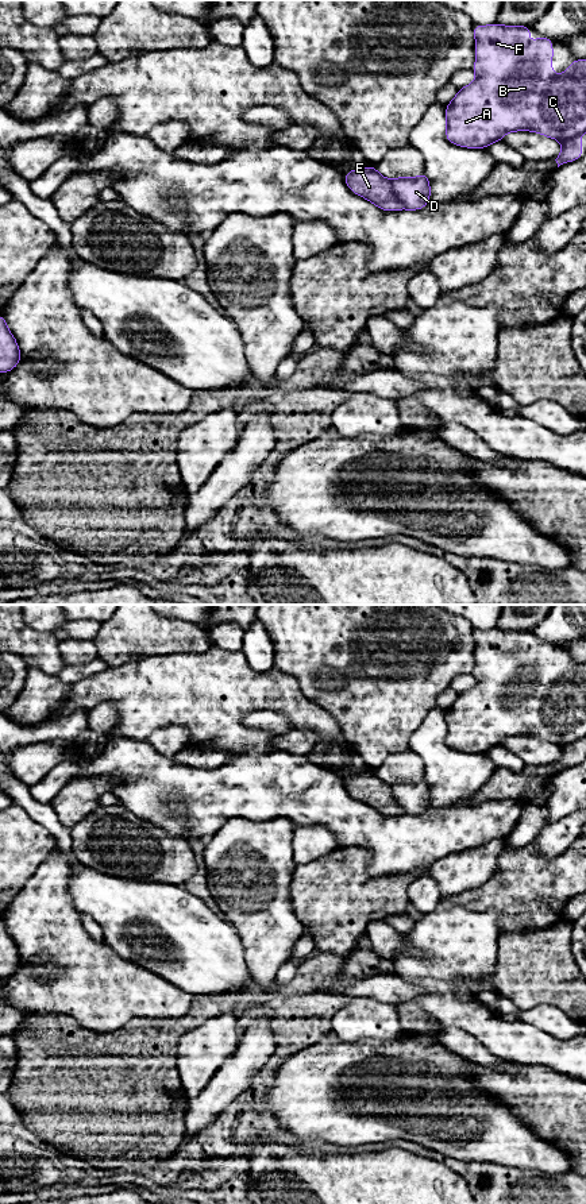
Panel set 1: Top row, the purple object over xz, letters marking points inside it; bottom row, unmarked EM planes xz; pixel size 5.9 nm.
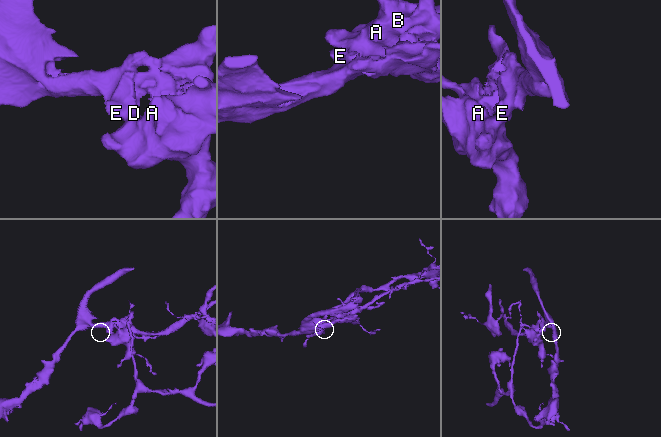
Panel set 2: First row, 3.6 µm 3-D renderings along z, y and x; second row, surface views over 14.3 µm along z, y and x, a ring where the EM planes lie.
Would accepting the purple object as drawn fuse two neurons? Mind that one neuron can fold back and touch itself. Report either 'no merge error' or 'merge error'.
merge error

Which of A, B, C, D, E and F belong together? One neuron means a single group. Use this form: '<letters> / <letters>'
A B C D F / E

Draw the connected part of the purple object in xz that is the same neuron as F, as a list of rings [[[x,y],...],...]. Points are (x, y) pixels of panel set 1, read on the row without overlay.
[[[497,626],[473,630],[475,641],[473,675],[477,683],[459,692],[452,706],[444,710],[447,746],[466,753],[487,753],[491,748],[501,746],[505,738],[516,736],[537,737],[559,746],[586,738],[586,664],[577,663],[564,678],[554,680],[552,644],[540,640],[529,648],[527,640],[533,636],[528,630],[502,630]]]

